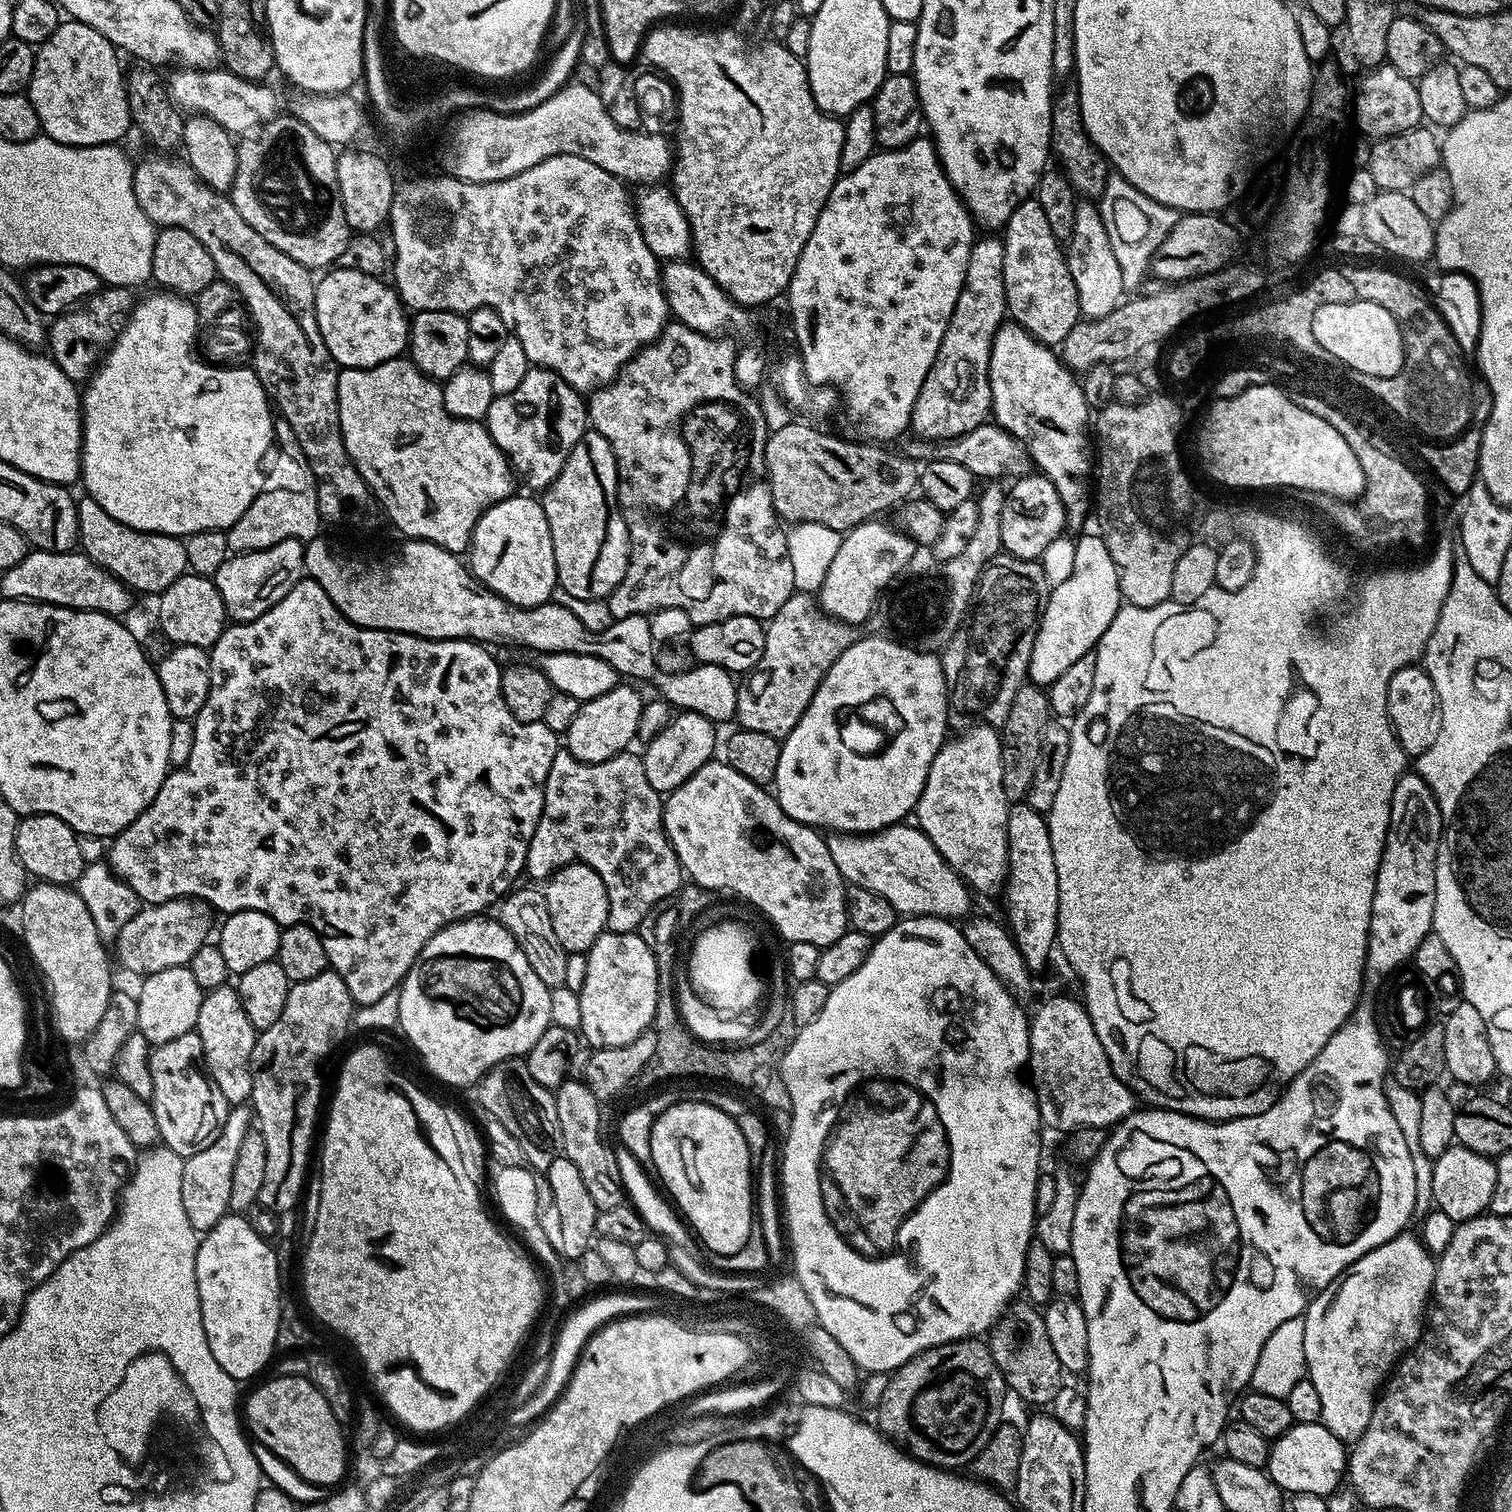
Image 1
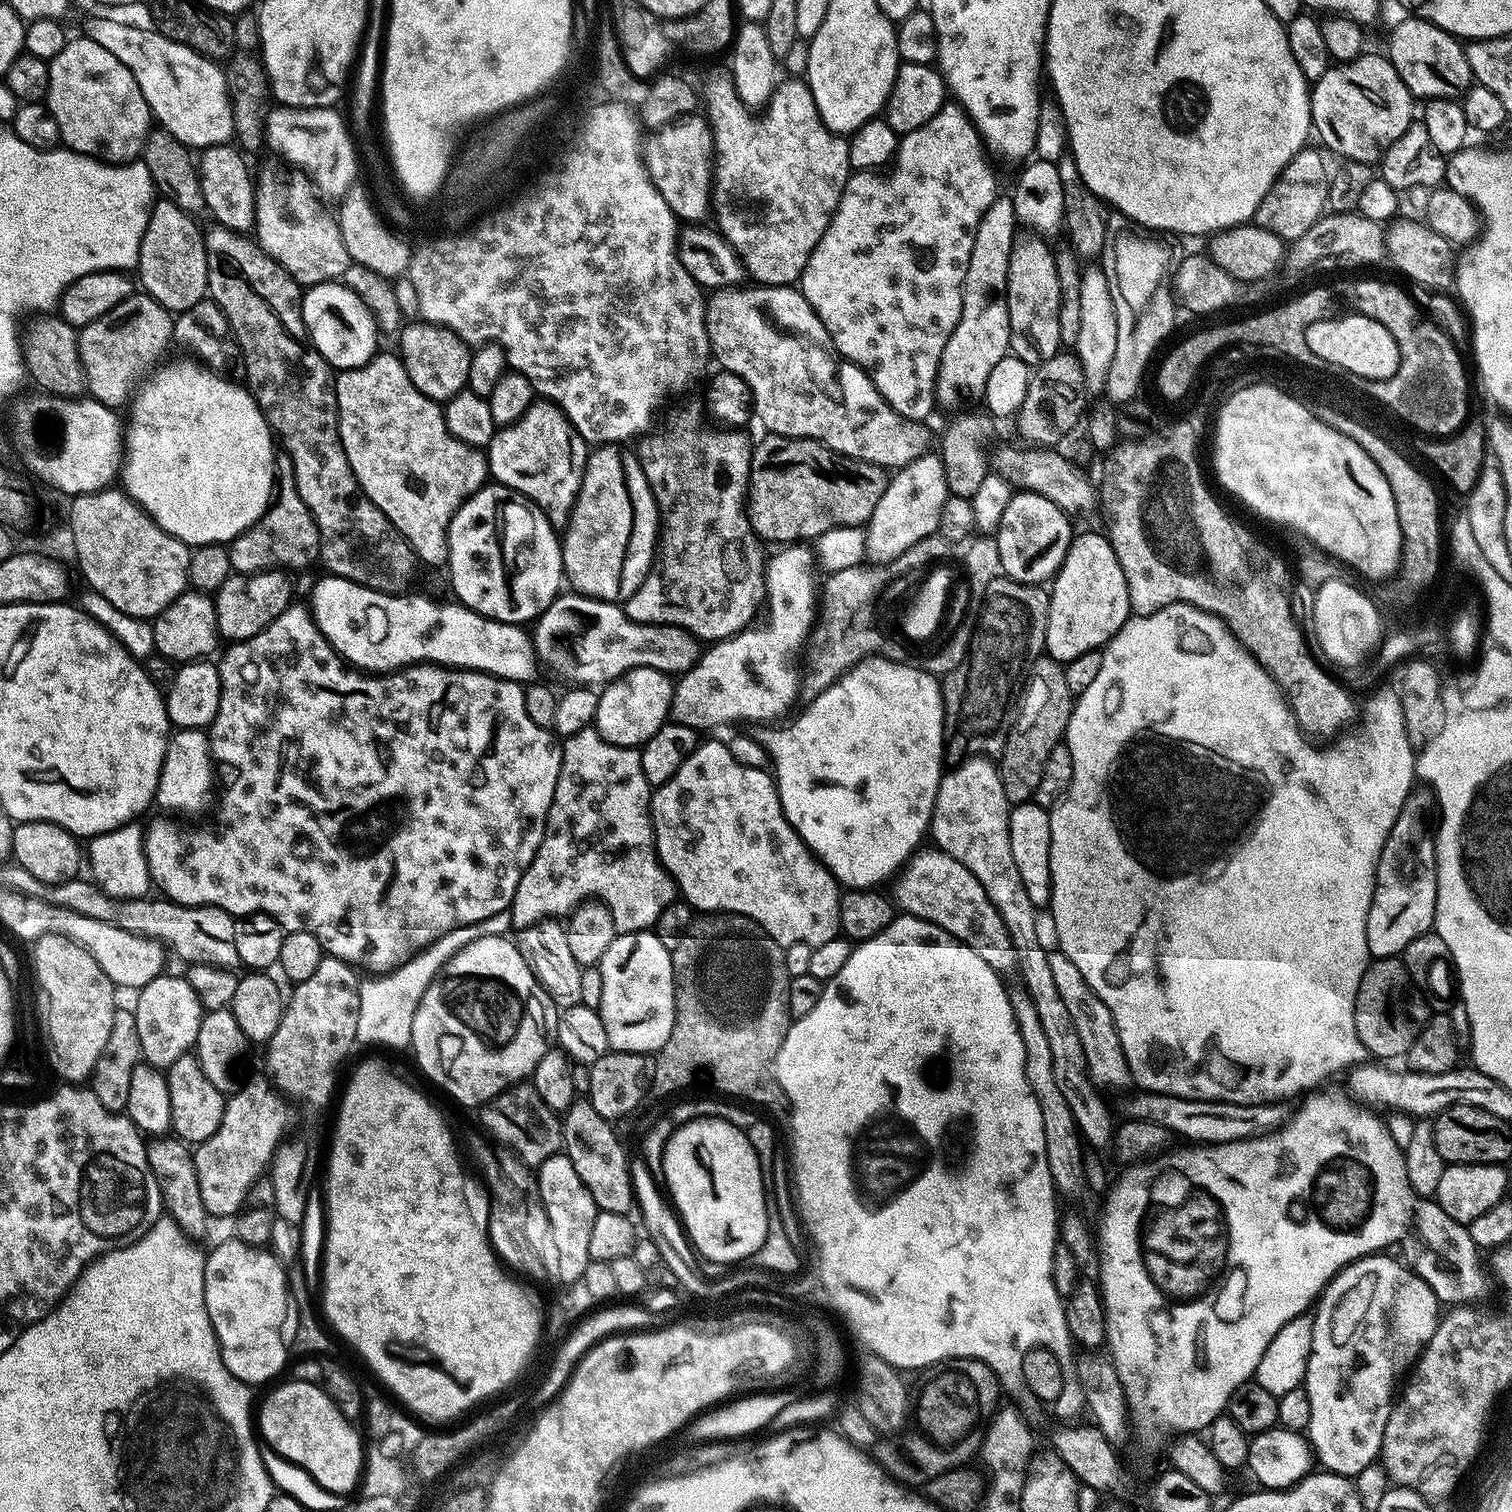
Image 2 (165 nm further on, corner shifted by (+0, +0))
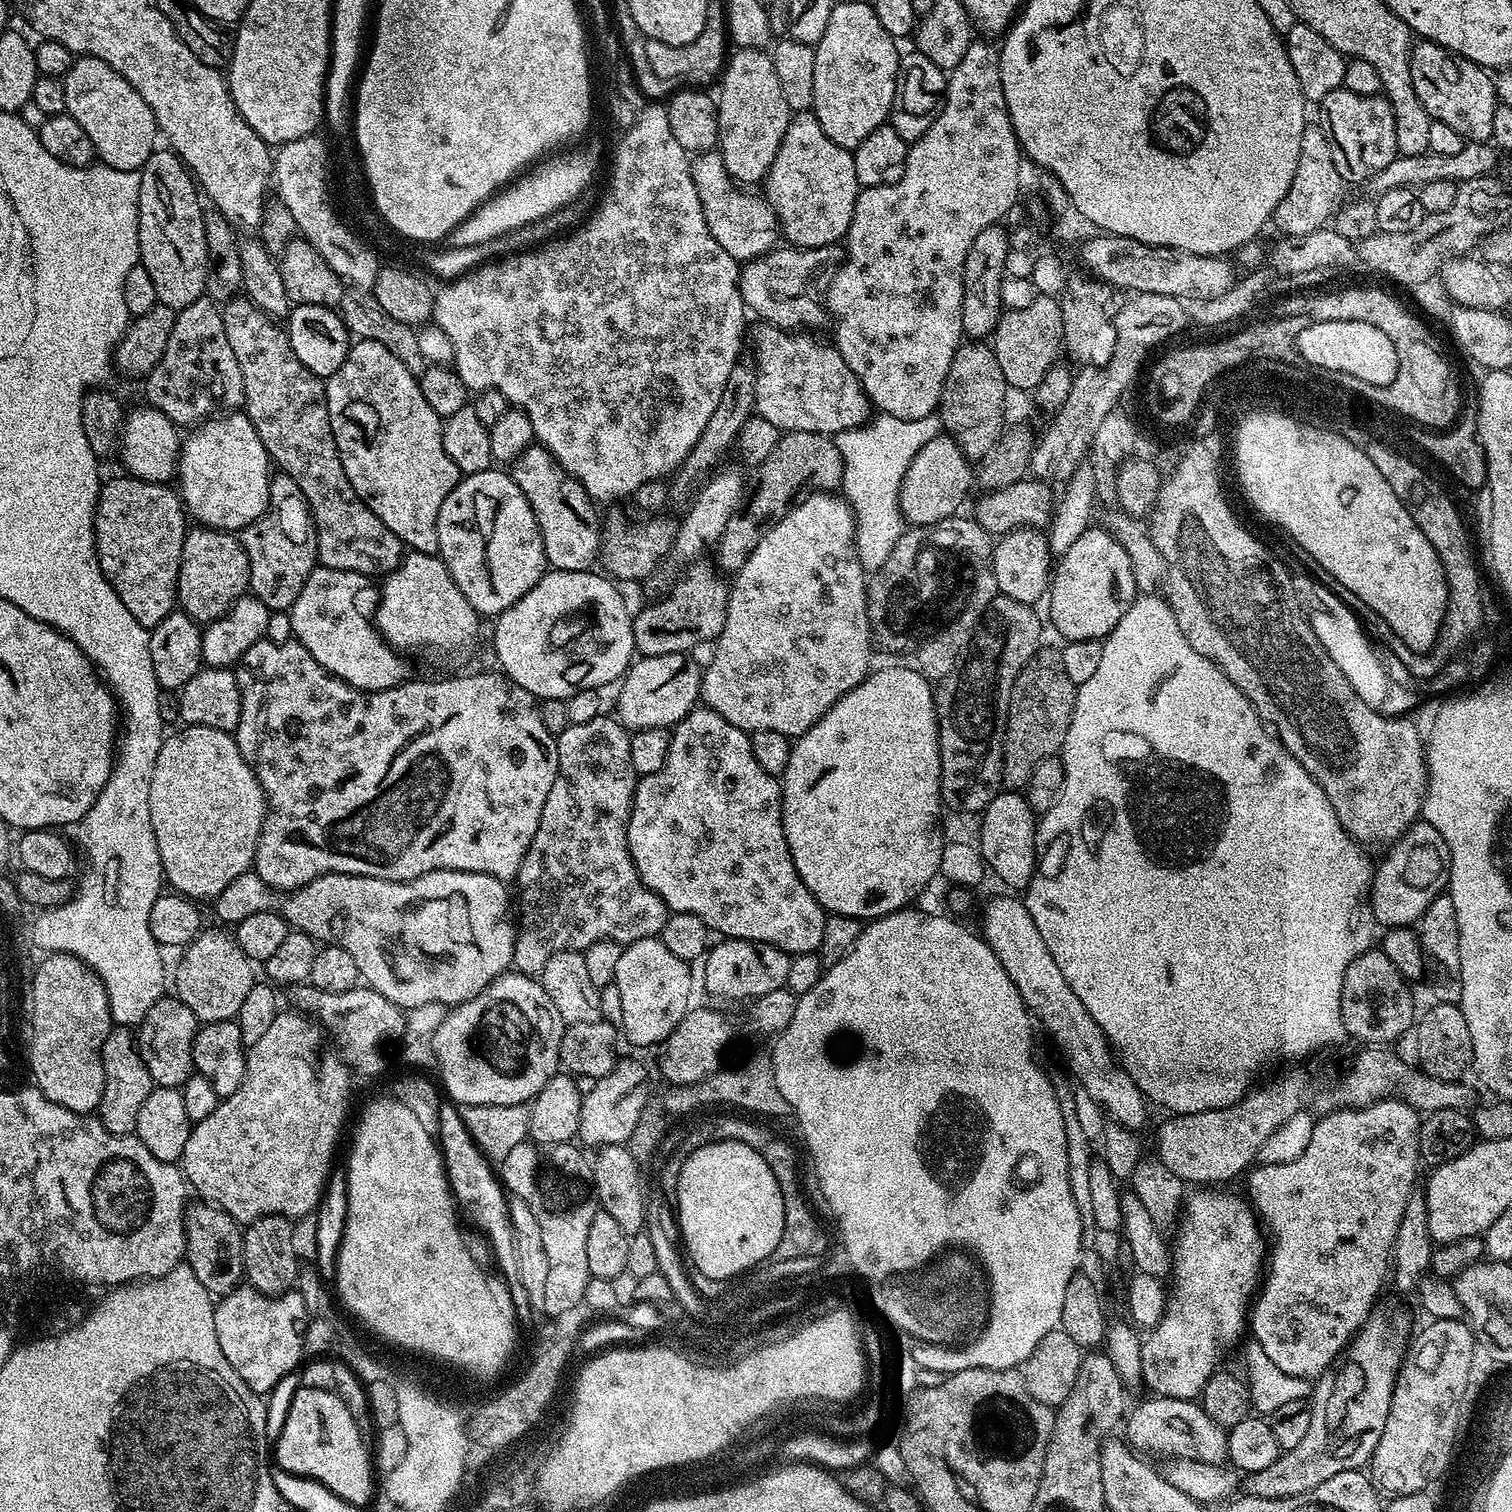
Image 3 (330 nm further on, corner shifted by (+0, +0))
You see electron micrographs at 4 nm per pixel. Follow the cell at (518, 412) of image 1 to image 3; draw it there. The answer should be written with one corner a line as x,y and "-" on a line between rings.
542,446
527,448
521,456
511,461
510,475
518,490
526,494
526,502
530,502
530,510
534,510
534,518
542,534
542,546
546,550
548,568
558,572
589,571
595,565
592,563
595,560
597,563
602,556
602,516
596,513
597,505
586,489

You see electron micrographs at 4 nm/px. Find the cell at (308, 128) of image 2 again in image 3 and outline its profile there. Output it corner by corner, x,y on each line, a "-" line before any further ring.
320,134
303,136
279,145
274,152
274,180
280,183
278,198
294,214
299,235
312,244
318,254
338,274
345,285
370,290
382,267
377,249
363,235
351,232
328,201
328,148

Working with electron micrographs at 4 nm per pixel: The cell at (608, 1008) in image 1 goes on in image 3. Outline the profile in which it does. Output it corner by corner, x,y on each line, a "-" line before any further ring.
654,936
635,940
623,949
614,979
619,989
619,996
622,997
623,1039
625,1036
636,1048
648,1048
651,1044
663,1045
668,1035
678,1026
678,1022
682,1022
682,1018
690,1011
688,999
692,996
692,972
688,968
691,968
689,961
674,958
674,954
670,954
664,943

